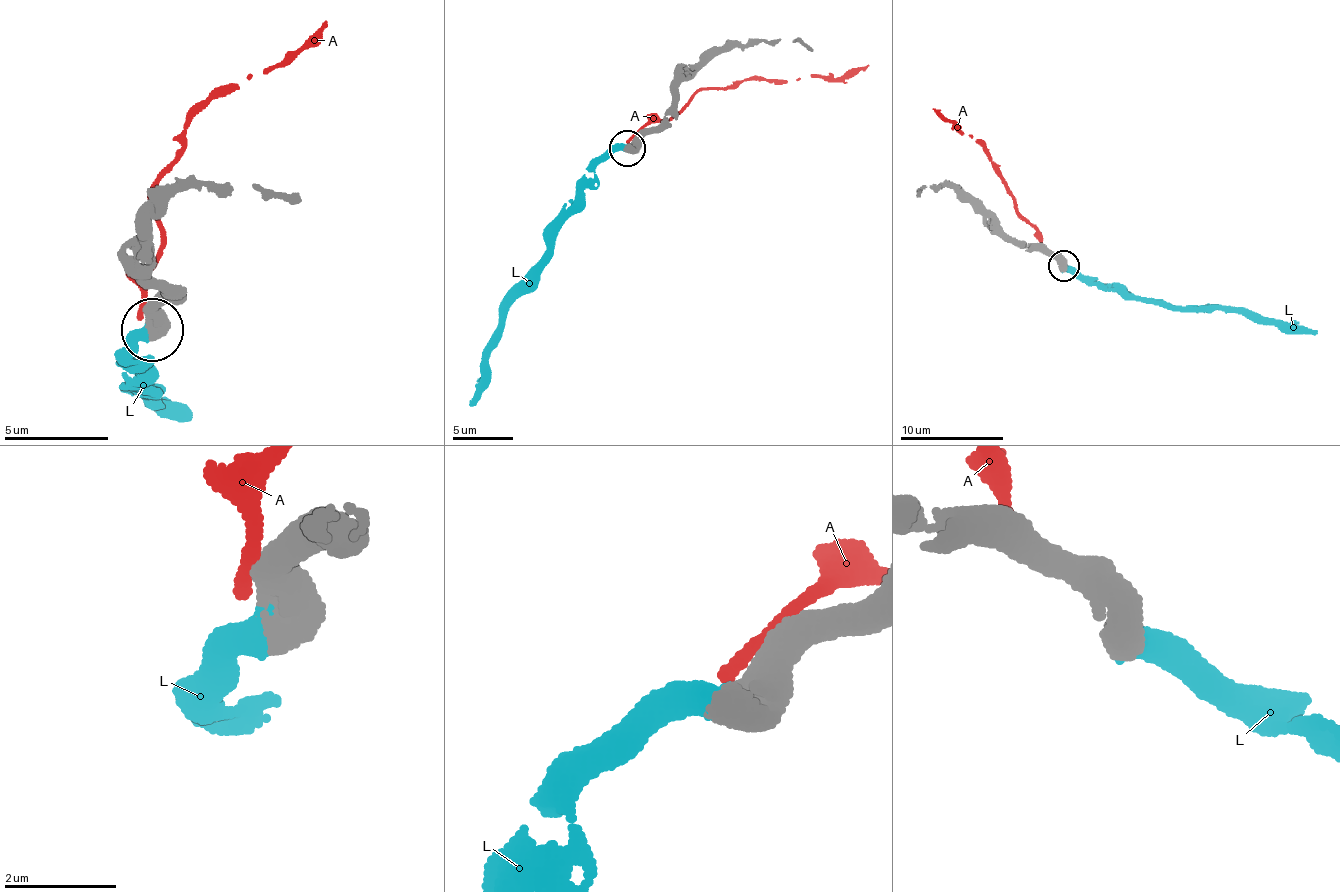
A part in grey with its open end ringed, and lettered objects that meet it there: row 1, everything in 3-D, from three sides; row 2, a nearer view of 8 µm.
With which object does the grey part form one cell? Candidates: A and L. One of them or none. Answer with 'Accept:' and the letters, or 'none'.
Accept: L

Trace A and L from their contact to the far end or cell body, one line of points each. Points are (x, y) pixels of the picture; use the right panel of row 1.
A: (1051, 255), (1042, 244), (1042, 234), (1021, 217), (1000, 166), (989, 159), (984, 147), (957, 132), (932, 108)
L: (1064, 265), (1089, 282), (1122, 288), (1149, 301), (1176, 307), (1229, 308), (1317, 333)

